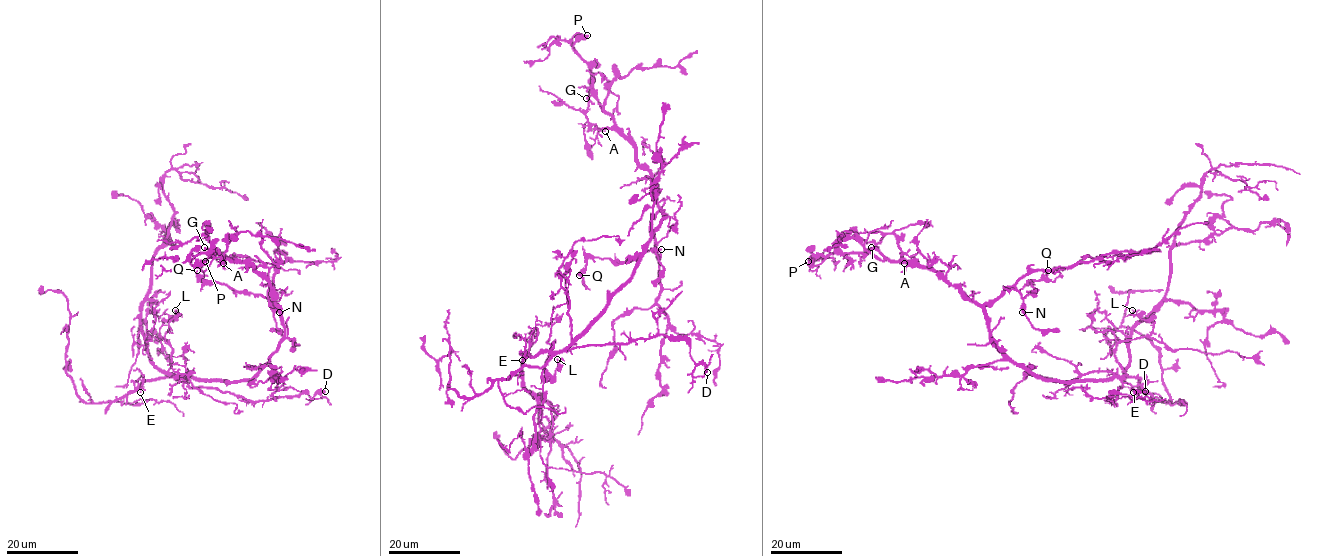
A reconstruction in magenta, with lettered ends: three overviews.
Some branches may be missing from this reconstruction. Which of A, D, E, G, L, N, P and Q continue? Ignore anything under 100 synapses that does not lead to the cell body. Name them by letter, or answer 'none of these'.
none of these

